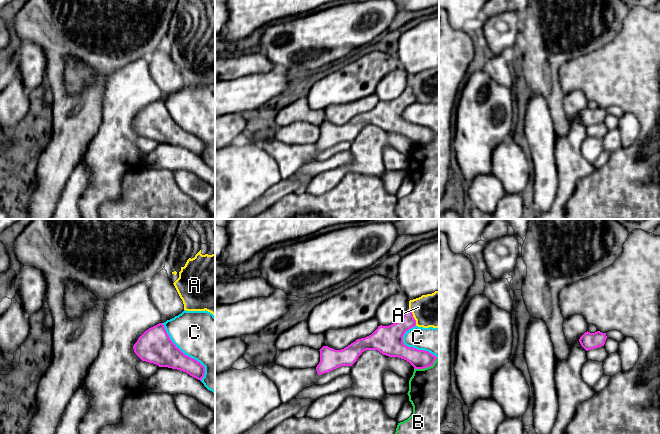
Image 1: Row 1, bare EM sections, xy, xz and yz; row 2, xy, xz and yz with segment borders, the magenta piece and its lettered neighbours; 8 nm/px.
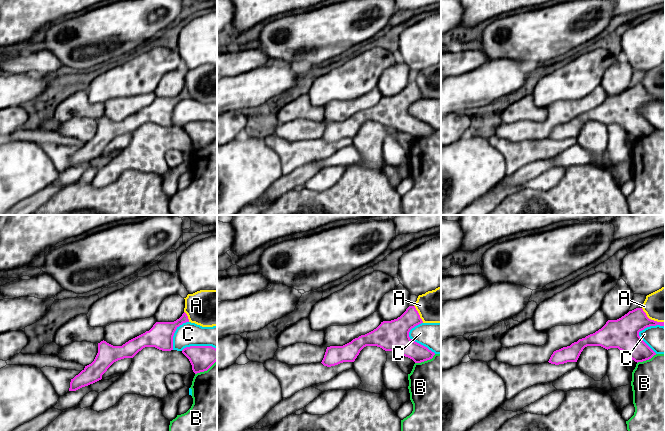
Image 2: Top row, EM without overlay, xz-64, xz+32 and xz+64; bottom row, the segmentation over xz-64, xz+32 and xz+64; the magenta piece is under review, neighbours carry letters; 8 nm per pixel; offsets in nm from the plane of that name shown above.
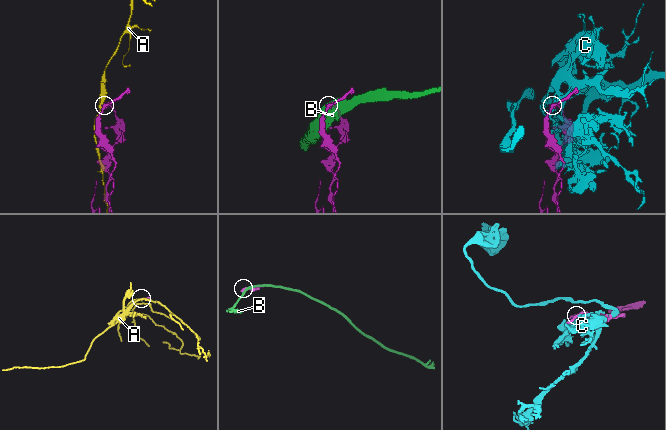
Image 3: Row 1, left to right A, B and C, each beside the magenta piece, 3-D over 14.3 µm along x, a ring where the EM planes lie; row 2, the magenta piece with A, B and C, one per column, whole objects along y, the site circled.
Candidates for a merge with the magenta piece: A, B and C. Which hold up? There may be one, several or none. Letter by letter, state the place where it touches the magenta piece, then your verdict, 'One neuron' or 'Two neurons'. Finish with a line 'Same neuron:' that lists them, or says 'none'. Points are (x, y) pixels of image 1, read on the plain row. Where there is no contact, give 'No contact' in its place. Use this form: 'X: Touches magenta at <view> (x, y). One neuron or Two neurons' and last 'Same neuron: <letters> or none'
A: Touches magenta at xz (413, 93). Two neurons
B: Touches magenta at xz (426, 143). Two neurons
C: Touches magenta at xy (186, 131). Two neurons
Same neuron: none

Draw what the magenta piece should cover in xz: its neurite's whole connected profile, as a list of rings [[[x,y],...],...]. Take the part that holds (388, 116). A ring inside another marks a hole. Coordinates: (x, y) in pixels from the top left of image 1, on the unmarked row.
[[[408,85],[398,98],[389,102],[380,101],[371,111],[365,114],[357,115],[355,118],[351,119],[344,125],[335,126],[324,121],[324,110],[311,109],[308,105],[308,98],[301,97],[278,112],[276,115],[276,125],[277,127],[285,127],[292,123],[302,121],[319,126],[320,138],[316,143],[318,151],[328,149],[341,142],[352,142],[357,137],[358,133],[366,126],[377,126],[383,131],[389,133],[398,133],[406,136],[414,143],[414,145],[424,145],[432,142],[437,133],[428,127],[408,123],[403,119],[404,110],[415,102],[416,96],[414,95],[412,88]]]

